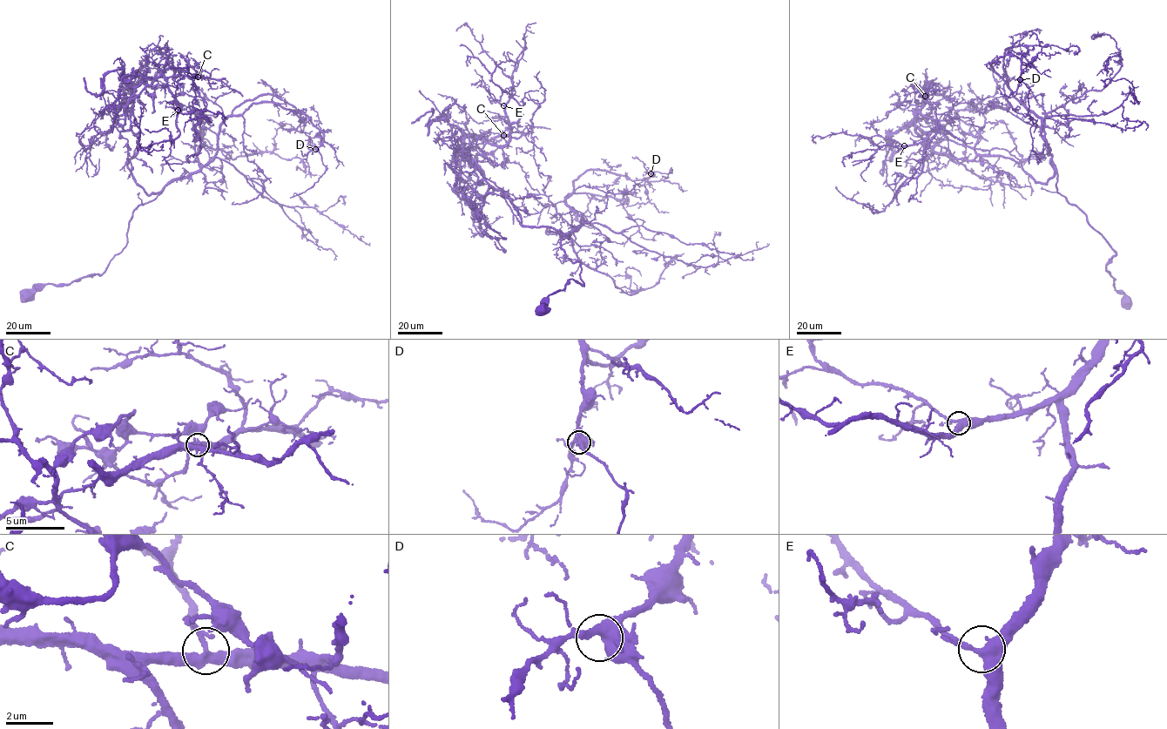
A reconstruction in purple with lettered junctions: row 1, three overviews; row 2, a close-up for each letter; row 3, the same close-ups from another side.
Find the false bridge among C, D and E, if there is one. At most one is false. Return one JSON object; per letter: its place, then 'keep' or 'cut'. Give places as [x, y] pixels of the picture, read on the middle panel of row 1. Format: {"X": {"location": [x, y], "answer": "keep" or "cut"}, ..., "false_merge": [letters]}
{"C": {"location": [503, 135], "answer": "cut"}, "D": {"location": [650, 173], "answer": "keep"}, "E": {"location": [503, 105], "answer": "keep"}, "false_merge": ["C"]}

